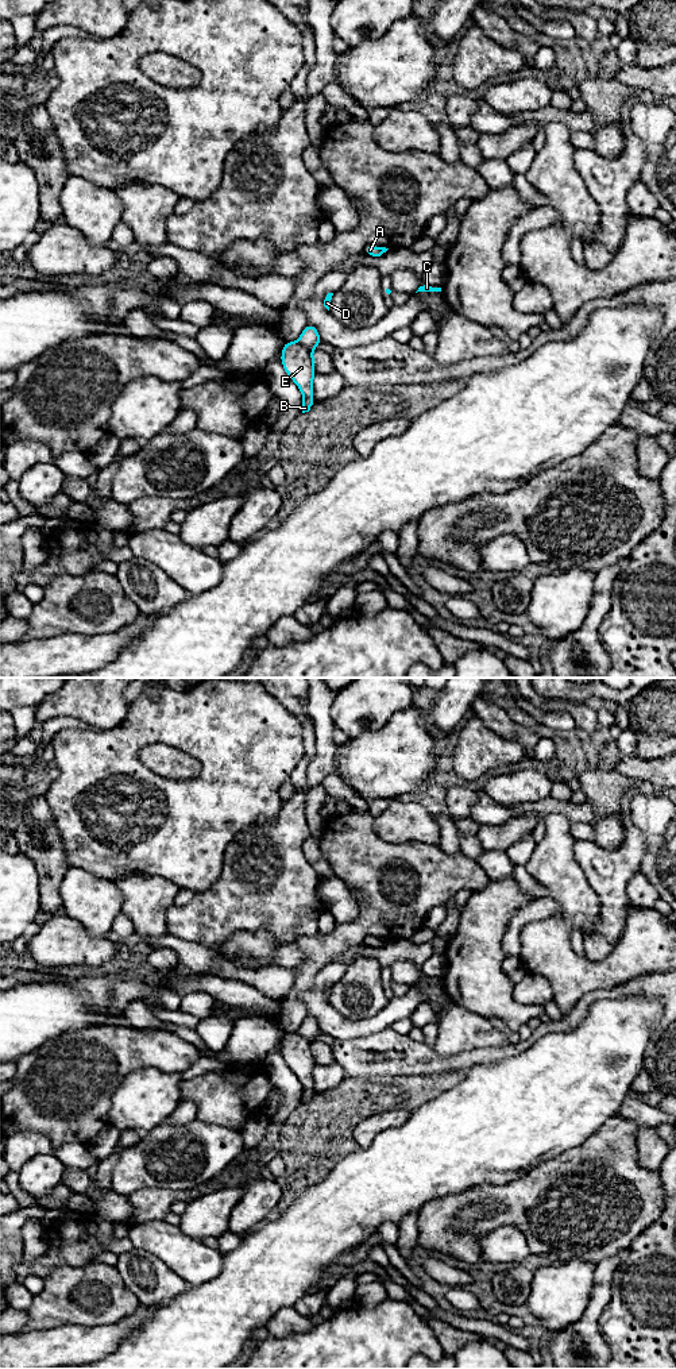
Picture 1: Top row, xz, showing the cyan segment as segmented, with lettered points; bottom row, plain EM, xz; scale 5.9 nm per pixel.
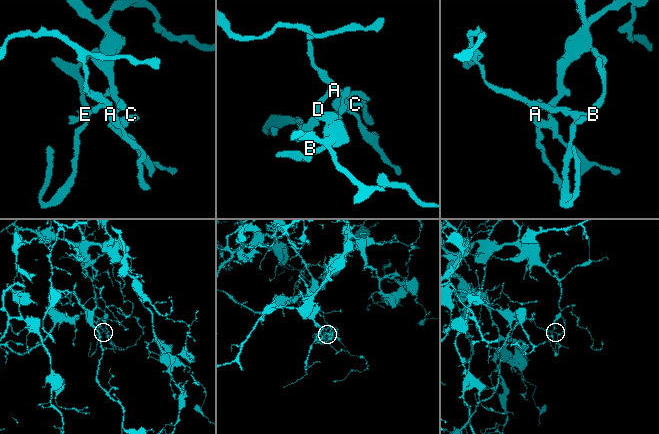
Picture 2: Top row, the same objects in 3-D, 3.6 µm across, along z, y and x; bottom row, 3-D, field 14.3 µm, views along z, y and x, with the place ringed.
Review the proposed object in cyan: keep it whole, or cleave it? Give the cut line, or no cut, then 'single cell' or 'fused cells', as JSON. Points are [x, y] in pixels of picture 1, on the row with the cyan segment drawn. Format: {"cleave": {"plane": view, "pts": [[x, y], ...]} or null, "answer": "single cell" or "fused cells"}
{"cleave": {"plane": "xz", "pts": [[297, 342], [311, 353]]}, "answer": "fused cells"}

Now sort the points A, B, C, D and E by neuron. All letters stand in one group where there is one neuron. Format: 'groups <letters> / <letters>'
groups A C D / B E

